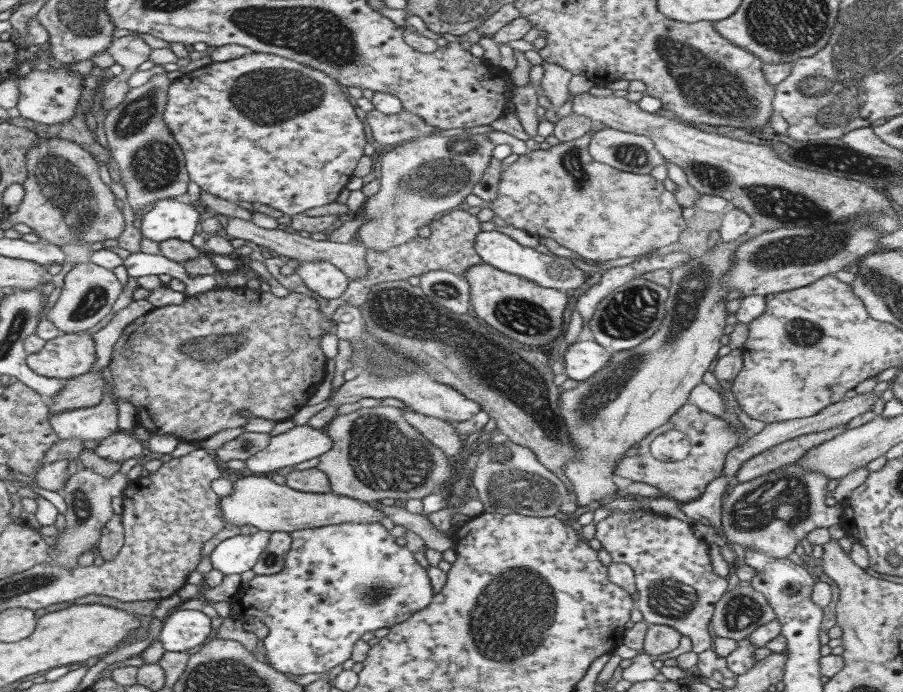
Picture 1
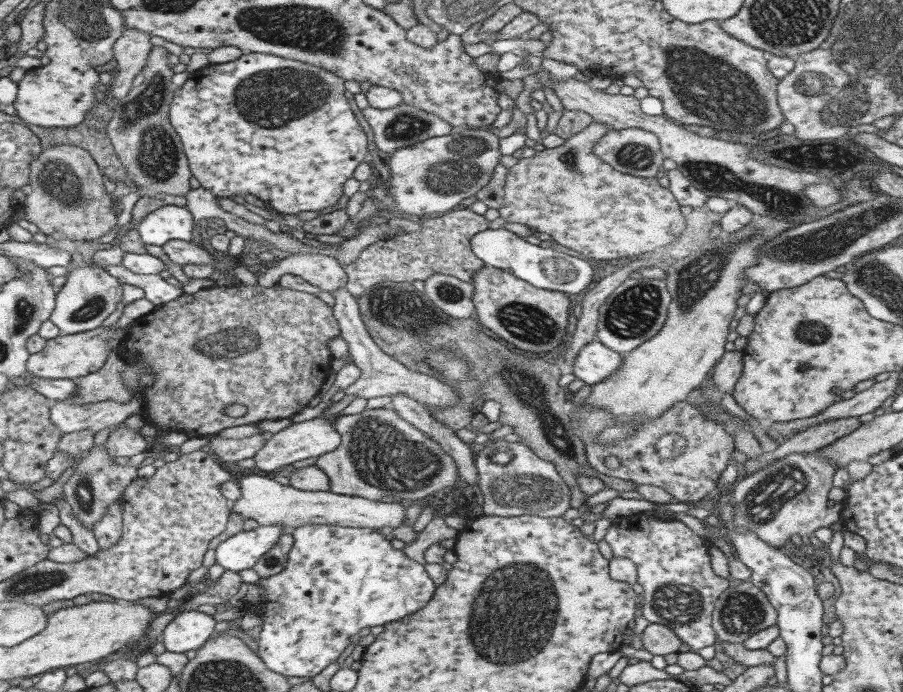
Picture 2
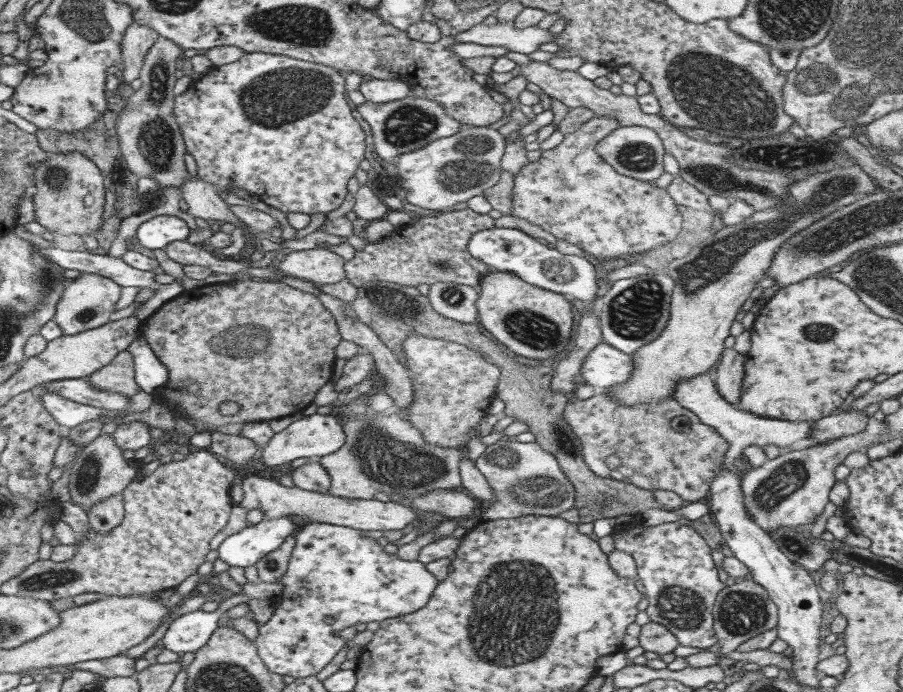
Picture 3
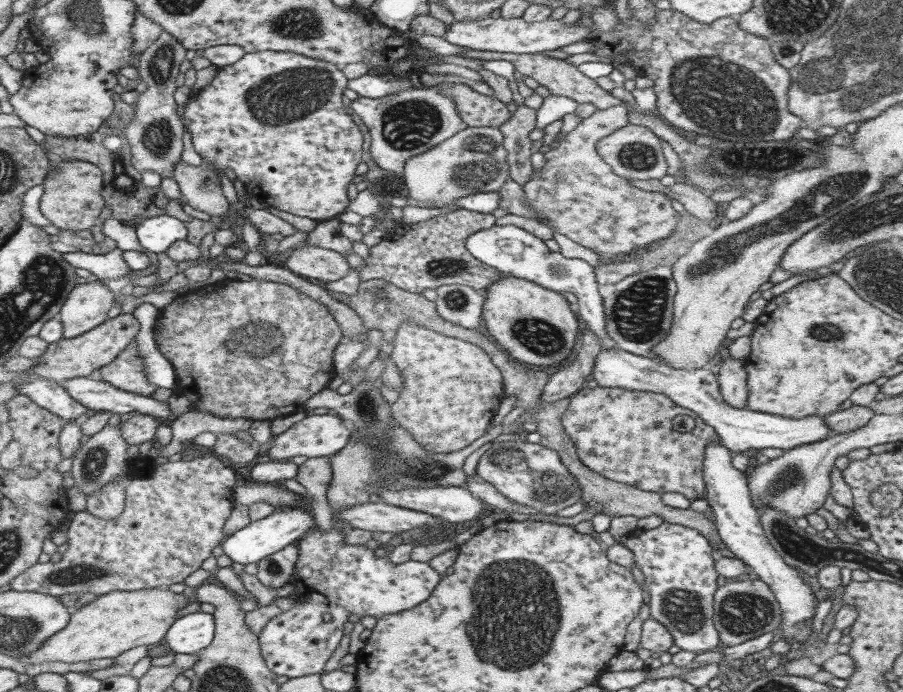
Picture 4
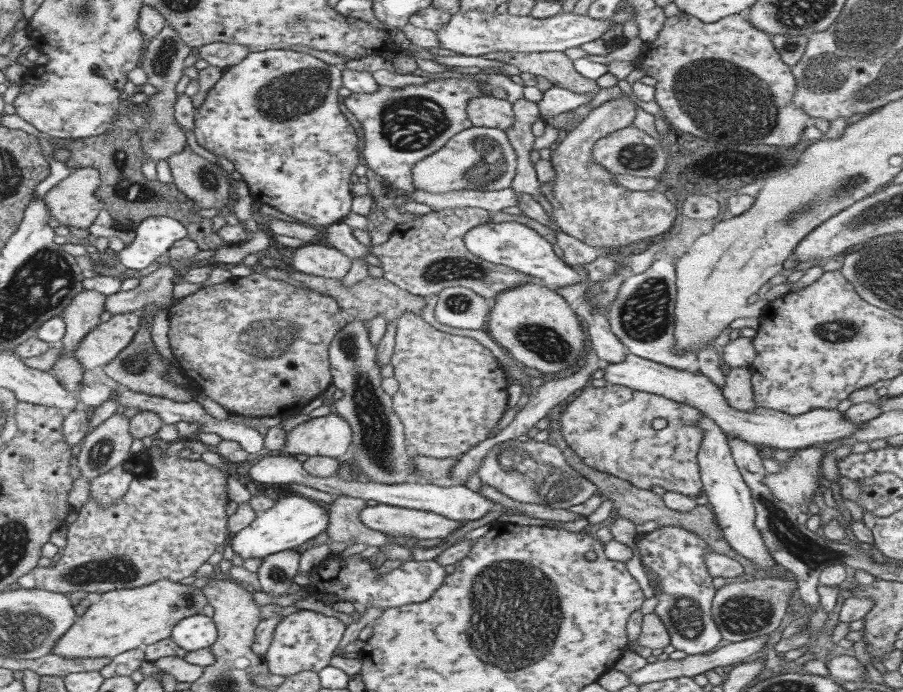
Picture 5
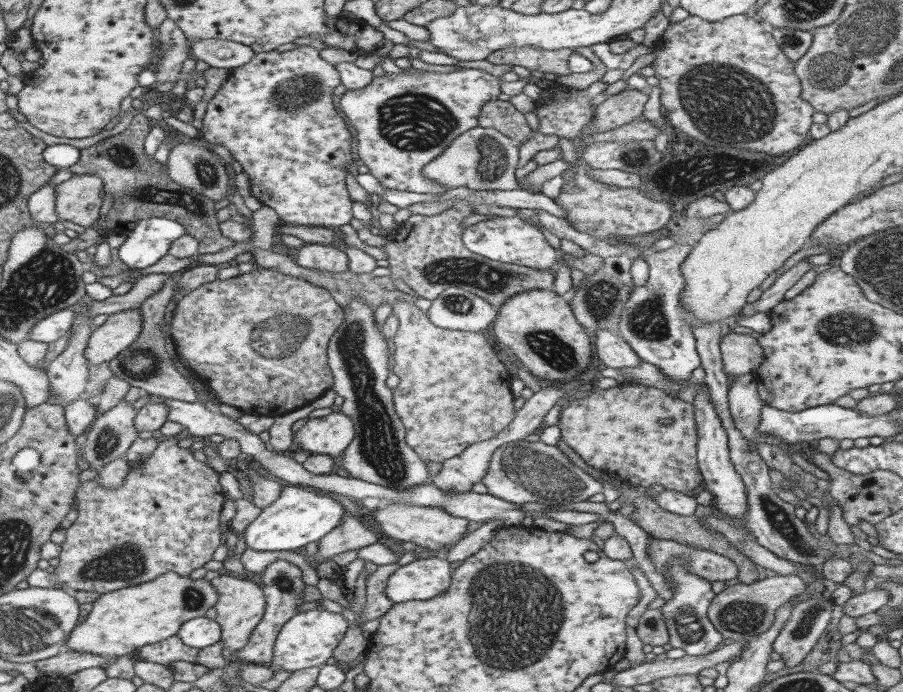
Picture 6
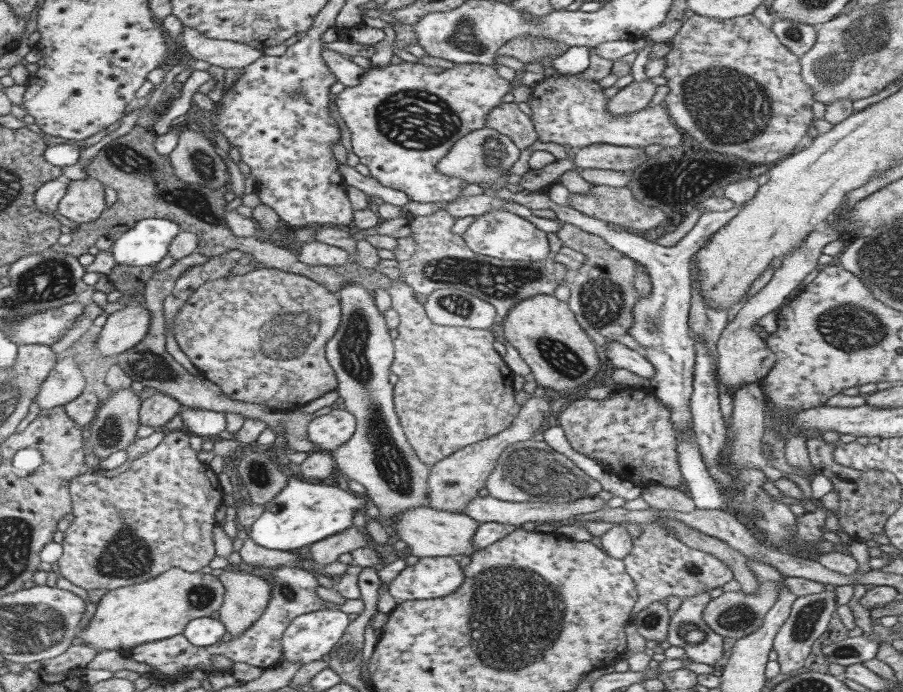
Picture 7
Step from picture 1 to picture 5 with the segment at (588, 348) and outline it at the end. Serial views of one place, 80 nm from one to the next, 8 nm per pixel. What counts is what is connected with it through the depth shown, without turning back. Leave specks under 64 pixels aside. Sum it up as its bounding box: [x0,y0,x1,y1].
[601,352,864,451]

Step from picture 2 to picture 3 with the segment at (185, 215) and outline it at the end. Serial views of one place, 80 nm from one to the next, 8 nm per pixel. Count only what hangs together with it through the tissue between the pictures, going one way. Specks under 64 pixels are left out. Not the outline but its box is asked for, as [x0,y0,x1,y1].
[135,214,190,253]

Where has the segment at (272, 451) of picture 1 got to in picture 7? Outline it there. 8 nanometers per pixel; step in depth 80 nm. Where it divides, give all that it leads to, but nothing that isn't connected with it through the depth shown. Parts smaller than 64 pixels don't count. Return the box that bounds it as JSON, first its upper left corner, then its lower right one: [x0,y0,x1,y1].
[306,406,354,452]

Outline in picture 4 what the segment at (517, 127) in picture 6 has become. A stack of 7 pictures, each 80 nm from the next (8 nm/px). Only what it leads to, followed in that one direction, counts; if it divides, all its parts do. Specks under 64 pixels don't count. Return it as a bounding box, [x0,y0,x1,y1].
[434,82,511,128]

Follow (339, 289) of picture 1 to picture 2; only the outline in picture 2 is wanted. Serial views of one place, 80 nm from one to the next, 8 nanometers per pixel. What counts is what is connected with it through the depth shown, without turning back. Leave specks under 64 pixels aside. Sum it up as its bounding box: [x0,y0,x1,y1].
[257,254,346,292]

